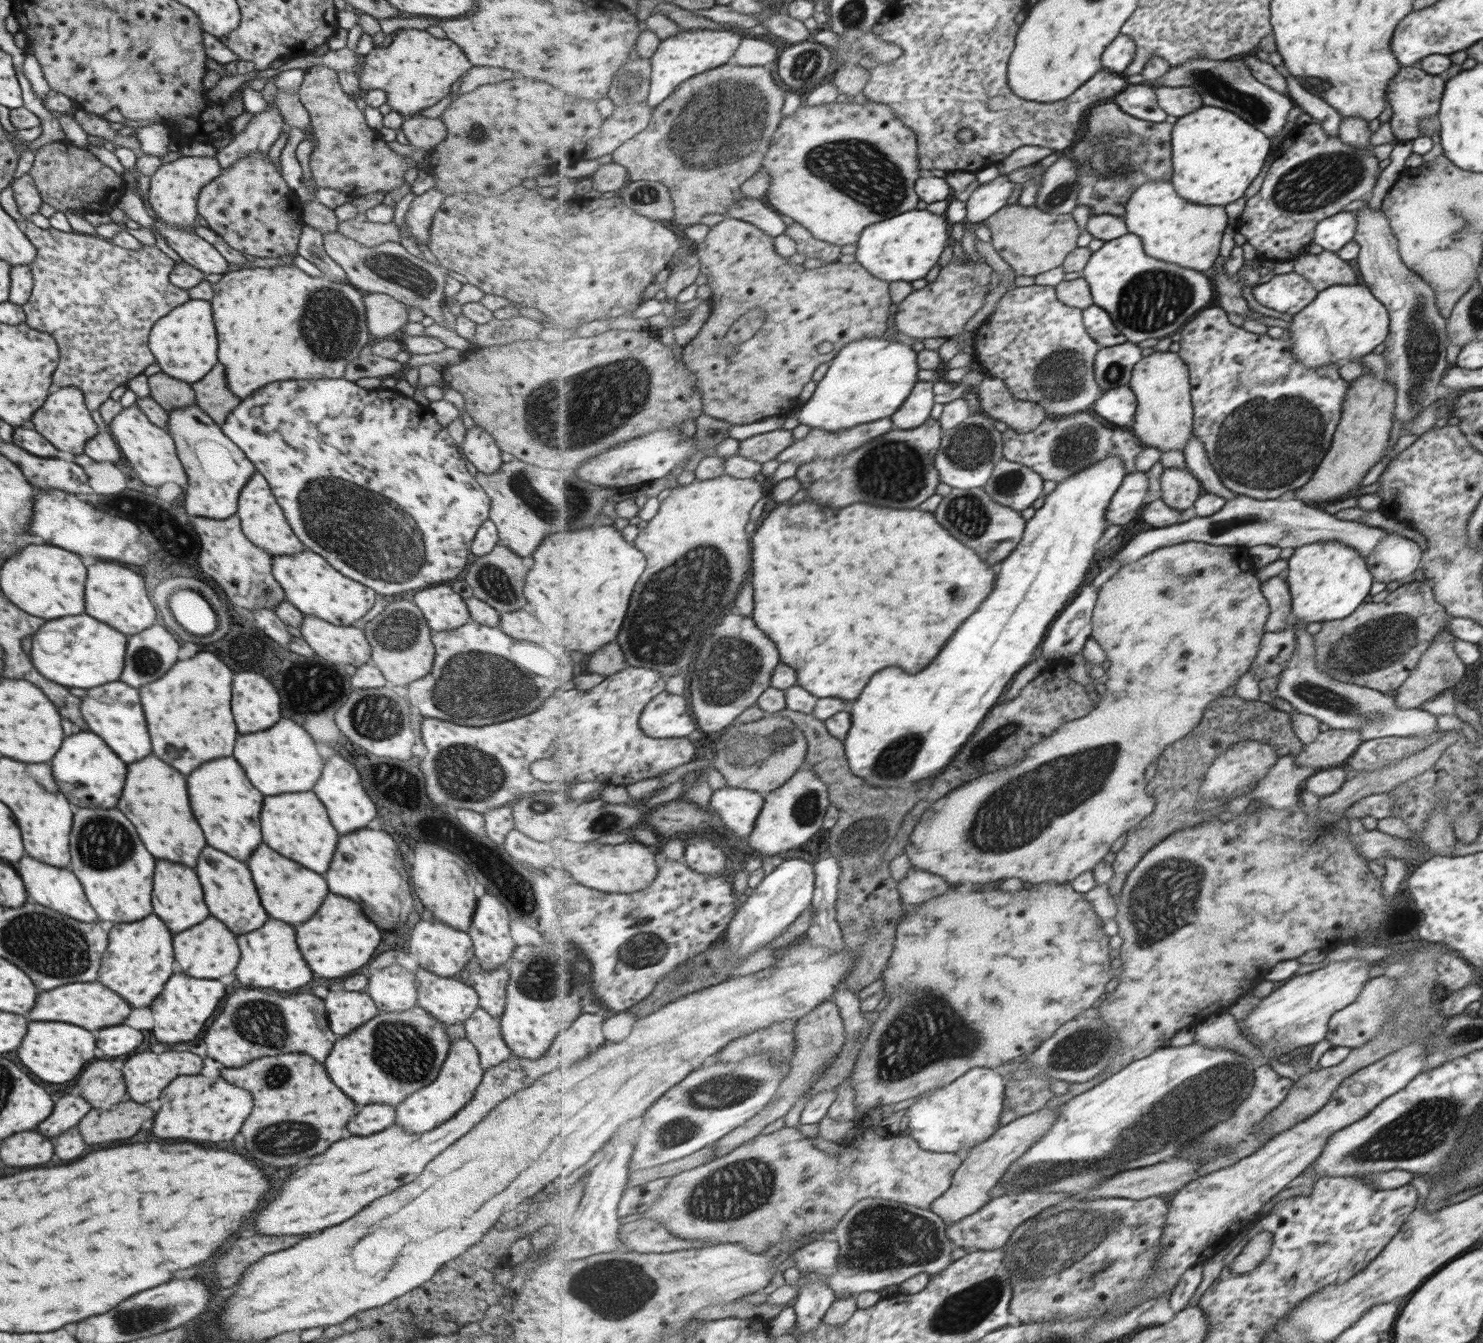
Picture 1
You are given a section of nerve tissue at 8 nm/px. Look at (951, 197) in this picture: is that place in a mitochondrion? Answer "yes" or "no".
no

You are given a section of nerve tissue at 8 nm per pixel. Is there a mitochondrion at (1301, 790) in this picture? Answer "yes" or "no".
no

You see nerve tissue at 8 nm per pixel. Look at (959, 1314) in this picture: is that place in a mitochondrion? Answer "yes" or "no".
yes

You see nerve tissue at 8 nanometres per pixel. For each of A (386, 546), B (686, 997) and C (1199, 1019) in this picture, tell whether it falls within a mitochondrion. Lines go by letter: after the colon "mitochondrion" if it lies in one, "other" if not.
A: mitochondrion
B: other
C: other

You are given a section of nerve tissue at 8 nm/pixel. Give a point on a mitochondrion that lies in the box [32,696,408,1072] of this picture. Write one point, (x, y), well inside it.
(103, 843)

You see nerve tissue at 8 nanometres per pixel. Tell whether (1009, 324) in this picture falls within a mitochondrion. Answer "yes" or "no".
no

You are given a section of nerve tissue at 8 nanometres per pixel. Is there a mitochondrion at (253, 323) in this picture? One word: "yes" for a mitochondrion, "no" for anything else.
no

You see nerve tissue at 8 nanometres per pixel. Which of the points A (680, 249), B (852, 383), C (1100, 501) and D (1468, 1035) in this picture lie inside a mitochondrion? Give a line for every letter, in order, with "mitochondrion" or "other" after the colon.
A: other
B: other
C: other
D: mitochondrion

